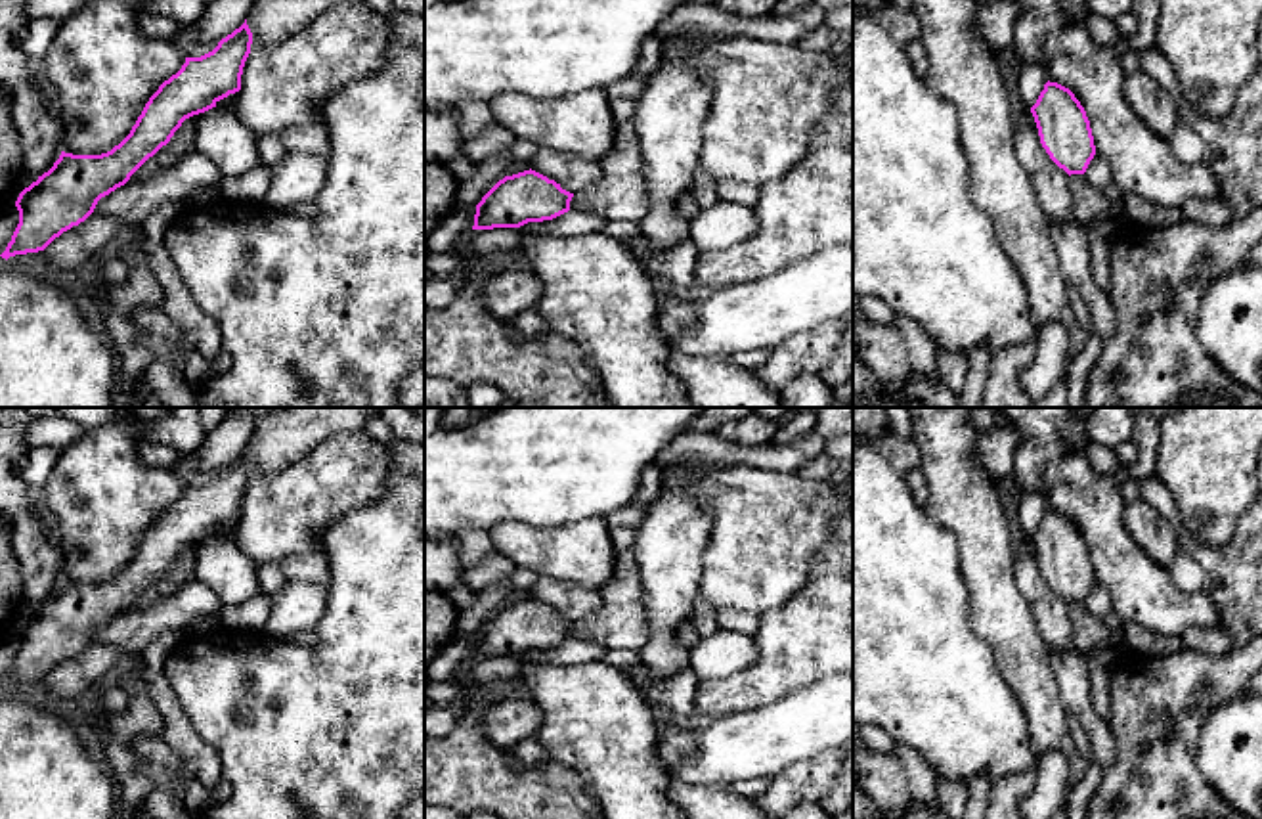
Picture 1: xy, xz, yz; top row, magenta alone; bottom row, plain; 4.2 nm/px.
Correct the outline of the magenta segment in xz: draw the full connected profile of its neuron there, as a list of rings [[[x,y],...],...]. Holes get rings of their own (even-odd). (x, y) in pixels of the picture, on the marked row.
[[[532,168],[505,176],[476,205],[472,230],[553,220],[570,210],[572,197],[574,193]]]

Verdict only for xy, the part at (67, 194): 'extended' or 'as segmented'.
as segmented

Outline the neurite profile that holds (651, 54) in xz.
[[[656,34],[648,36],[641,48],[639,59],[629,73],[629,78],[648,78],[662,63],[664,46]]]

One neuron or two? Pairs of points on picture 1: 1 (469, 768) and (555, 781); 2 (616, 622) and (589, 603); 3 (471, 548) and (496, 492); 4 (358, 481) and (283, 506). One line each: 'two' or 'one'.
1: one
2: two
3: two
4: one

